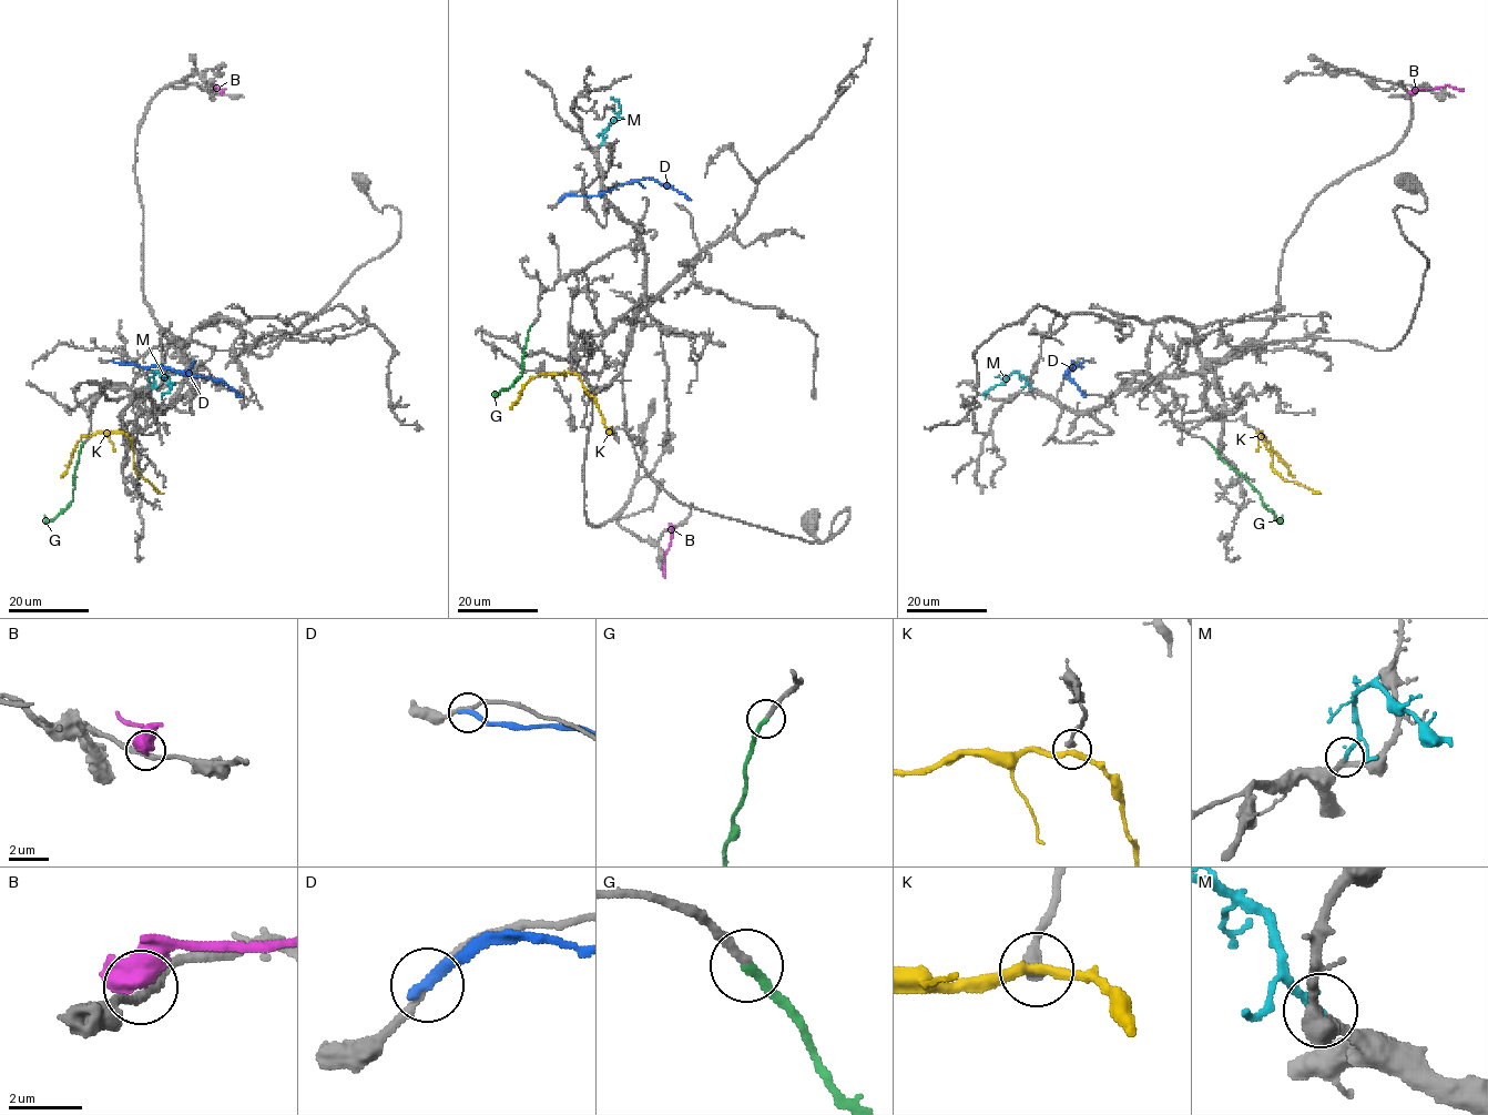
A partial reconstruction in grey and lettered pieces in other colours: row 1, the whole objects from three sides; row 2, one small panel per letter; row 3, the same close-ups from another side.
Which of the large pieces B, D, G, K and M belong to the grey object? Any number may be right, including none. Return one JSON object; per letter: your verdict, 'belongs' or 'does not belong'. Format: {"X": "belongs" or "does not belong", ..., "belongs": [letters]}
{"B": "does not belong", "D": "does not belong", "G": "belongs", "K": "does not belong", "M": "belongs", "belongs": ["G", "M"]}

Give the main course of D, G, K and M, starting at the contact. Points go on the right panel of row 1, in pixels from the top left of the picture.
D: (1084, 361), (1063, 376), (1083, 396), (1086, 394)
G: (1210, 444), (1260, 495), (1276, 519), (1281, 520), (1282, 516)
K: (1257, 432), (1271, 454), (1272, 467), (1285, 479), (1318, 493), (1312, 494)
M: (1030, 387), (1023, 376), (1012, 372), (990, 388), (985, 398)

